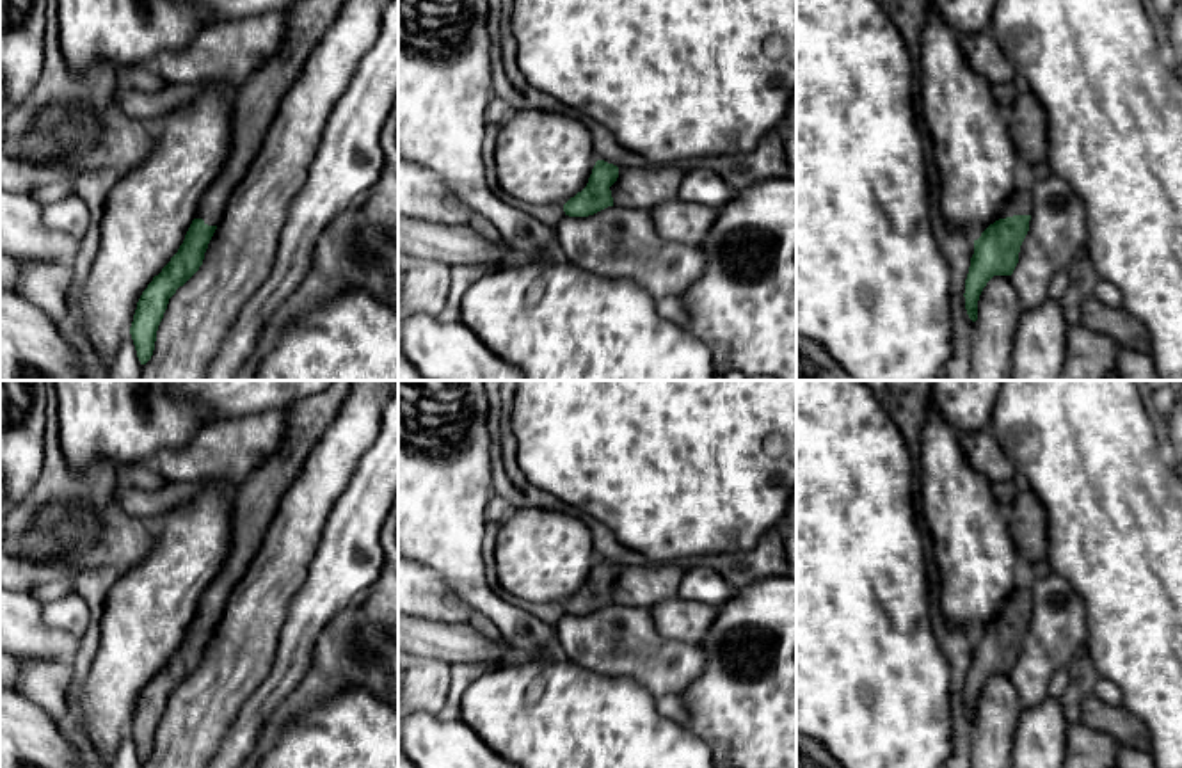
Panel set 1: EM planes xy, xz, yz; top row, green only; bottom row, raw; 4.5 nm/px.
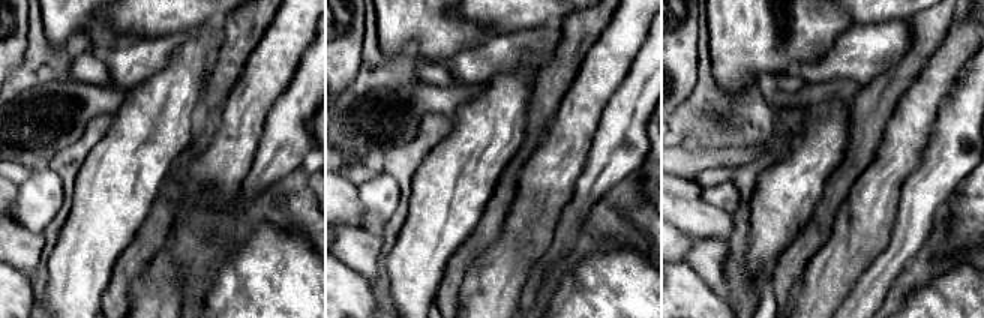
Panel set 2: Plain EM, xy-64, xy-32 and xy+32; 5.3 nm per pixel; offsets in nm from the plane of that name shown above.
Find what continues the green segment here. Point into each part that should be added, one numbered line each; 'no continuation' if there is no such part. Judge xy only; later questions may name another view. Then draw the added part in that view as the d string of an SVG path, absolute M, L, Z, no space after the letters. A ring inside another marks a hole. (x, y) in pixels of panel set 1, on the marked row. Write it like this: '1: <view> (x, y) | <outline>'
1: xy (255, 105) | M300 0L284 11L284 37L276 55L233 91L231 151L199 201L196 219L219 226L233 190L238 187L279 105L299 80L311 52L318 46L341 12L345 0Z

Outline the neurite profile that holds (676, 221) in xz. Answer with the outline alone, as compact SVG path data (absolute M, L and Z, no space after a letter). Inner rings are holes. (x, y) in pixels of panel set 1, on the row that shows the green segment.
M665 201L651 212L656 233L674 244L702 247L709 229L718 219L718 210L693 206L686 201Z

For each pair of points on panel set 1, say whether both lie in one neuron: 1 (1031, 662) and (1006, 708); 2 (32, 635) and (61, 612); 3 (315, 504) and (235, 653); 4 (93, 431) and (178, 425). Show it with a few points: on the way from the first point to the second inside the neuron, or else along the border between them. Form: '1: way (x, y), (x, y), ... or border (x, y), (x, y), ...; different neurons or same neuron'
1: border (1010, 674), (1021, 712); different neurons
2: border (41, 605), (41, 616), (50, 626), (79, 639); different neurons
3: way (290, 541), (285, 559), (263, 592), (255, 616); same neuron
4: way (114, 427), (157, 425); same neuron

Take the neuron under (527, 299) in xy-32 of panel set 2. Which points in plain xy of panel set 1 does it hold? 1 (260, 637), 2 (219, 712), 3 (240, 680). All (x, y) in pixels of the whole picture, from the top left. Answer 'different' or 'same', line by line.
1: different
2: different
3: different

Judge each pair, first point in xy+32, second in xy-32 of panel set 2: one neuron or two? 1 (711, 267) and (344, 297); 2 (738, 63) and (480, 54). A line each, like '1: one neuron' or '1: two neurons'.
1: one neuron
2: two neurons

